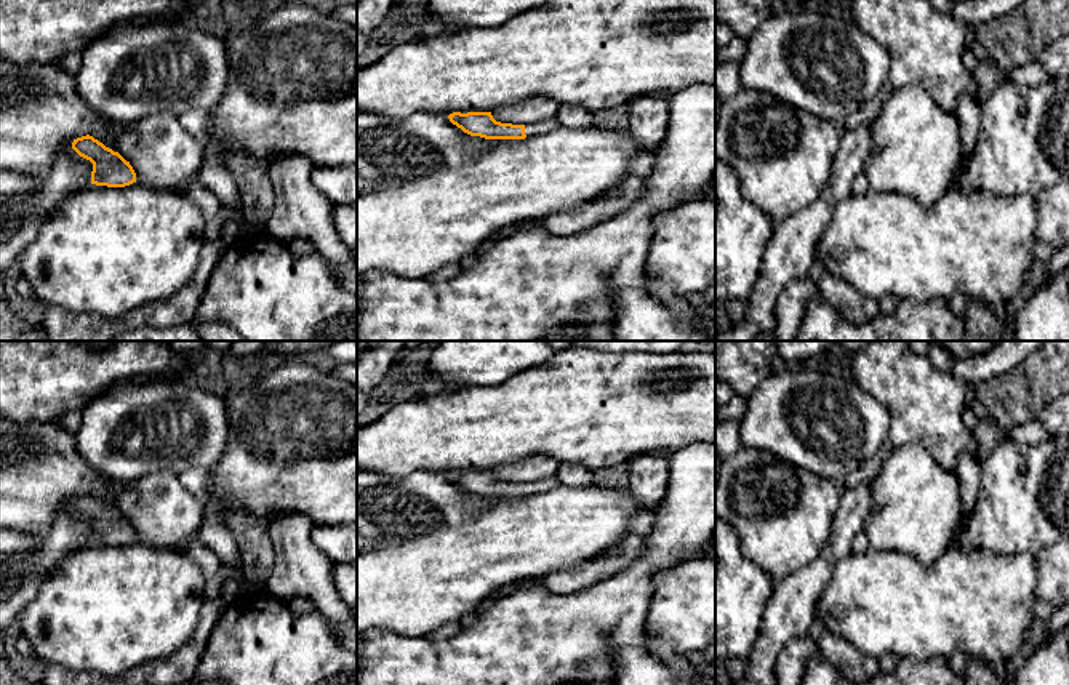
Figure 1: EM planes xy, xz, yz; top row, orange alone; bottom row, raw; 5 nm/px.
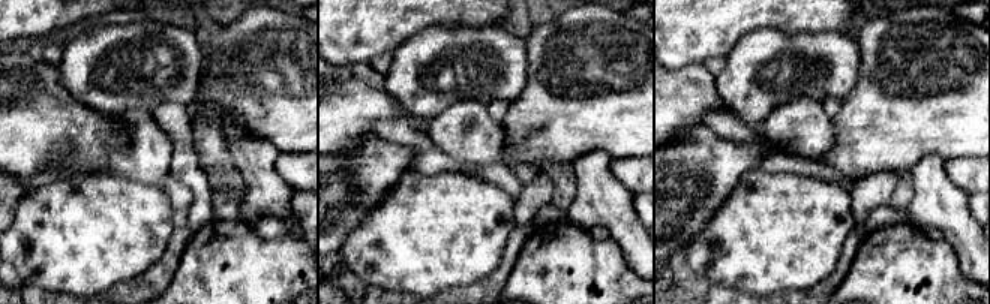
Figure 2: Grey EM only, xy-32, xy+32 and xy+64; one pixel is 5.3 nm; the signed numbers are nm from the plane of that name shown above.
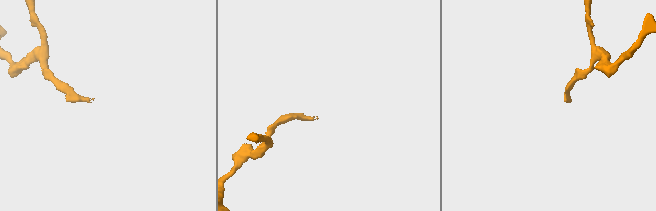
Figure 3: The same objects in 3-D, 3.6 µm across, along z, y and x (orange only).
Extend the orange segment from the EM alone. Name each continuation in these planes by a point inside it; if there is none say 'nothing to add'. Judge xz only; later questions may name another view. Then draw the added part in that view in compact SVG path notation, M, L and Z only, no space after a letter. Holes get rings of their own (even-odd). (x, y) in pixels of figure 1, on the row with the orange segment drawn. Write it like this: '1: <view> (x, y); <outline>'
1: xz (548, 125); M557 118L544 120L541 123L525 125L525 134L526 136L544 134L544 133L555 130L559 125L560 123Z

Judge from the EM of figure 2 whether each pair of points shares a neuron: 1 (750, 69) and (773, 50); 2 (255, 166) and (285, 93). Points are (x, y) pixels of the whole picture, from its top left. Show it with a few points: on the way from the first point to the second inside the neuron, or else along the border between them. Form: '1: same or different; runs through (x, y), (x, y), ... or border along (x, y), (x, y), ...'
1: same; runs through (756, 65), (767, 56)
2: different; border along (234, 123), (248, 134), (266, 138), (279, 153)

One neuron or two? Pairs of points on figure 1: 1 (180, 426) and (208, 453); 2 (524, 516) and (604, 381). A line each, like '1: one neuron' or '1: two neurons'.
1: one neuron
2: two neurons

